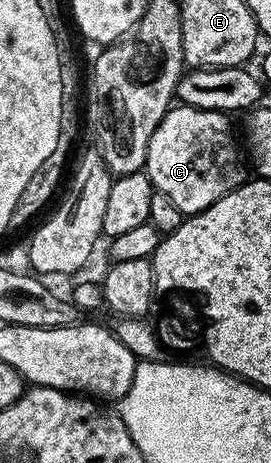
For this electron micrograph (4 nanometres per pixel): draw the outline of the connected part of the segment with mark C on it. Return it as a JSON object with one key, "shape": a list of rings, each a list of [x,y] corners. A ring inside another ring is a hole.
{"shape":[[[177,104],[166,112],[151,136],[143,173],[149,177],[154,191],[181,210],[182,215],[198,214],[211,208],[215,200],[239,189],[247,181],[247,174],[241,171],[241,154],[237,151],[237,142],[233,139],[233,126],[229,123],[229,118],[228,113],[219,110],[200,110]]]}

